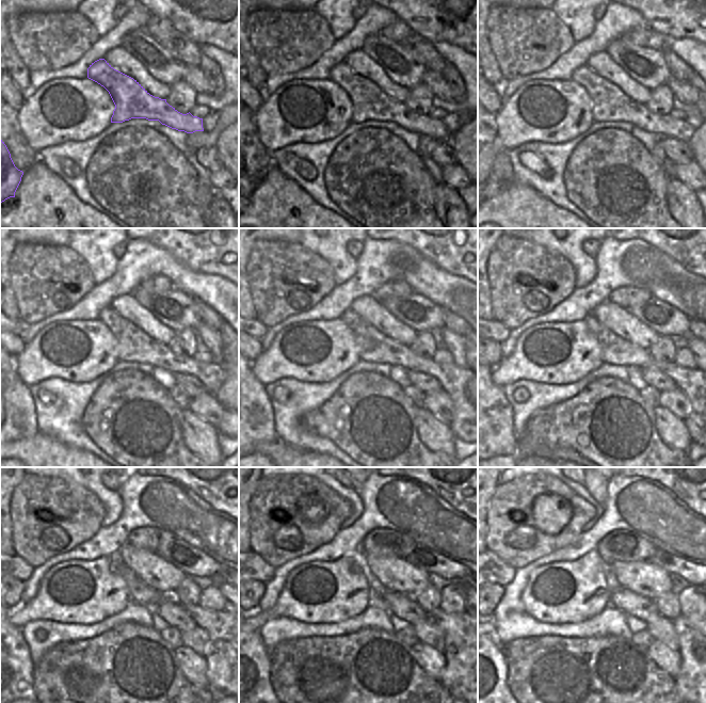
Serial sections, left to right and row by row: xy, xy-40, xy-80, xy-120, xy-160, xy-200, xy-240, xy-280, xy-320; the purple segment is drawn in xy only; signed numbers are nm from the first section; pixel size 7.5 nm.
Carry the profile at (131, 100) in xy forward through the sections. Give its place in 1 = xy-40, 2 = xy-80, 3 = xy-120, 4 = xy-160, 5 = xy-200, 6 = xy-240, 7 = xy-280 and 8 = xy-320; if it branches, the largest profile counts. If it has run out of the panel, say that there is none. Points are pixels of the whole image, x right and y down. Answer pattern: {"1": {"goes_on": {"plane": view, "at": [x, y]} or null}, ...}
{"1": {"goes_on": {"plane": "xy-40", "at": [369, 102]}}, "2": {"goes_on": {"plane": "xy-80", "at": [609, 102]}}, "3": {"goes_on": {"plane": "xy-120", "at": [133, 345]}}, "4": {"goes_on": {"plane": "xy-160", "at": [373, 346]}}, "5": {"goes_on": {"plane": "xy-200", "at": [693, 382]}}, "6": {"goes_on": {"plane": "xy-240", "at": [217, 624]}}, "7": {"goes_on": {"plane": "xy-280", "at": [455, 626]}}, "8": {"goes_on": {"plane": "xy-320", "at": [694, 682]}}}

